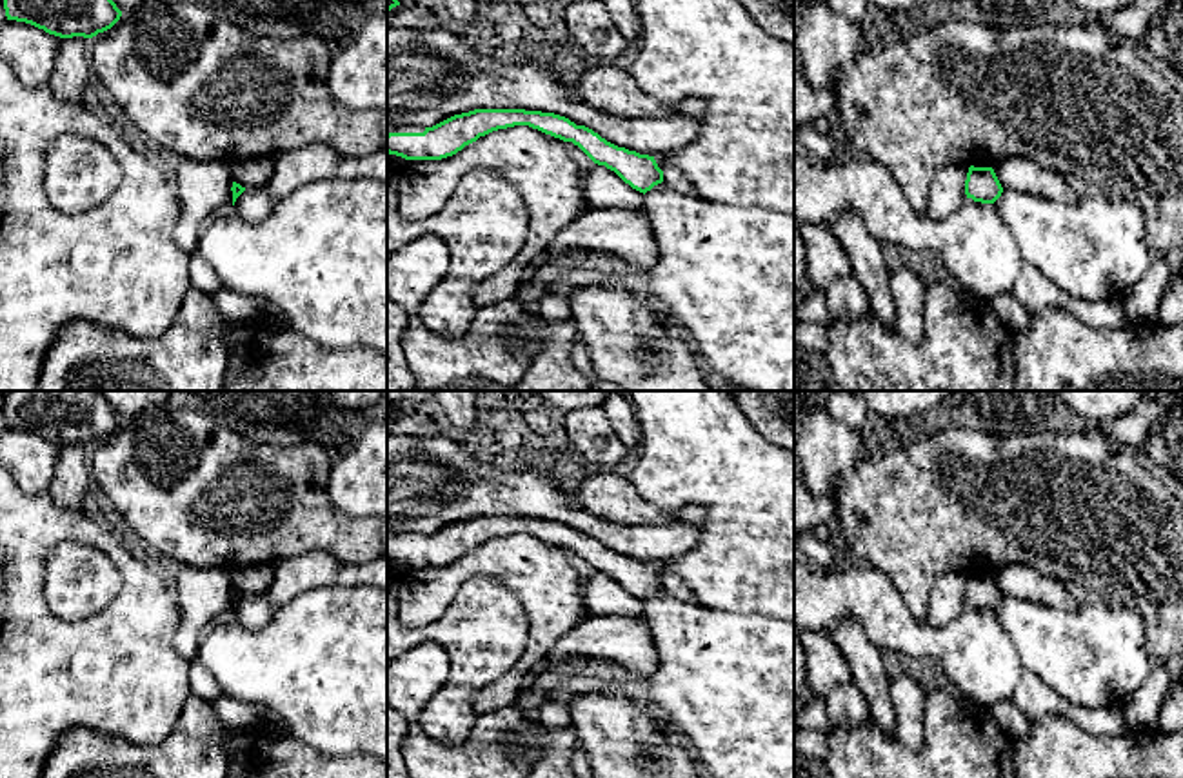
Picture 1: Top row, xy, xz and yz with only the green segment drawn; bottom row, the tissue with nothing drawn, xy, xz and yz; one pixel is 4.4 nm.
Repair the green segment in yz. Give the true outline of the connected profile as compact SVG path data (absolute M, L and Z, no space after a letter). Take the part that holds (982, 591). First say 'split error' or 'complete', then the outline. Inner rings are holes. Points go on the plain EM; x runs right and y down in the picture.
complete; M969 574L965 587L965 602L974 609L994 611L1003 600L1003 594L992 574Z

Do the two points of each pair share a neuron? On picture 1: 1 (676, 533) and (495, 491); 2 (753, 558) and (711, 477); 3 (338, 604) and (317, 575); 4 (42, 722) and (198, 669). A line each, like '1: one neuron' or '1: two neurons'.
1: one neuron
2: one neuron
3: two neurons
4: two neurons

